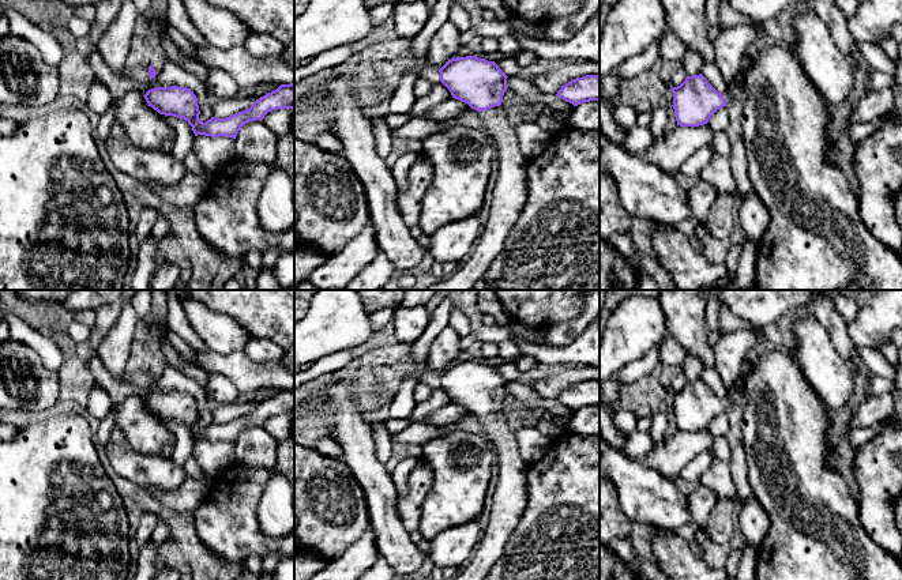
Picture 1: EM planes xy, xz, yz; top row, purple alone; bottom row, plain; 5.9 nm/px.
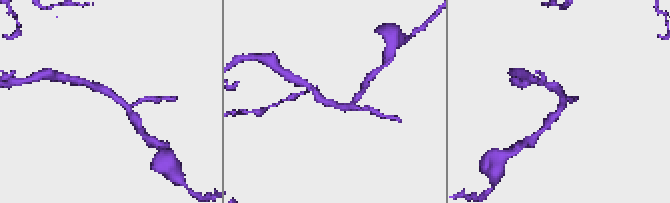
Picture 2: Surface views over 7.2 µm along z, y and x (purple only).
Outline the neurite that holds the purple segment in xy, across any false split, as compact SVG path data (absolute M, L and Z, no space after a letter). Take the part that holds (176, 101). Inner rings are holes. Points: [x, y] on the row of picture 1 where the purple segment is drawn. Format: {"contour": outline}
{"contour": "M294 83L281 84L277 90L260 97L249 109L232 114L226 118L211 117L206 123L199 118L198 98L187 87L155 87L144 95L146 102L159 114L184 118L195 133L236 139L243 125L249 121L262 121L268 112L277 109L294 109Z"}

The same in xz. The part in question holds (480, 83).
{"contour": "M477 56L452 57L440 69L440 82L452 98L478 112L482 129L495 142L497 178L493 188L489 216L462 268L448 278L437 279L426 290L471 290L482 279L493 259L516 223L527 199L527 166L530 158L522 154L515 127L500 108L507 91L507 75L495 61Z"}

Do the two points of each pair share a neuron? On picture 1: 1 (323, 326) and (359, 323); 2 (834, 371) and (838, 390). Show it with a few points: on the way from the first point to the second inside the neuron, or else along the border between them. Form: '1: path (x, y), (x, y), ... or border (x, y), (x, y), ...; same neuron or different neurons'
1: path (331, 324), (350, 323); same neuron
2: path (834, 375), (834, 385); same neuron

